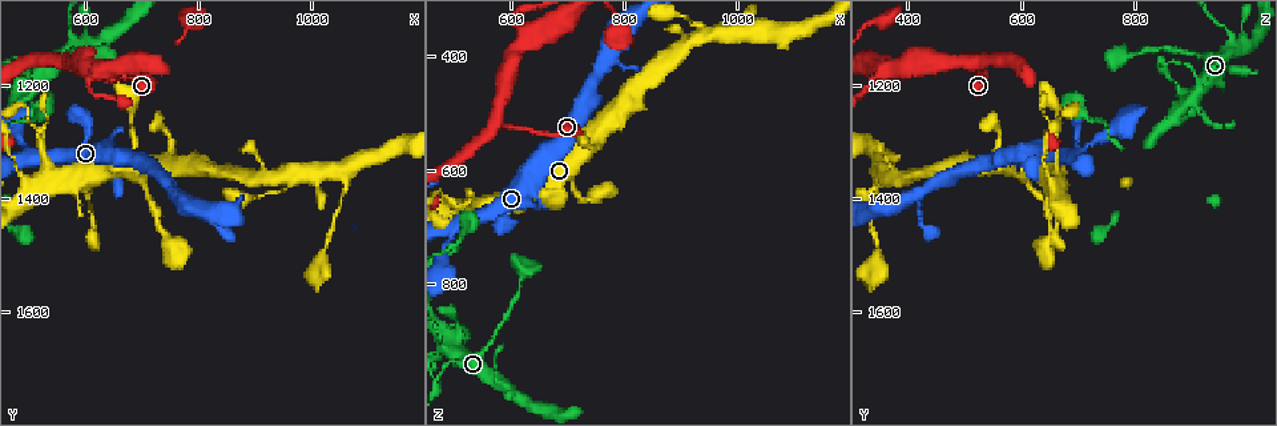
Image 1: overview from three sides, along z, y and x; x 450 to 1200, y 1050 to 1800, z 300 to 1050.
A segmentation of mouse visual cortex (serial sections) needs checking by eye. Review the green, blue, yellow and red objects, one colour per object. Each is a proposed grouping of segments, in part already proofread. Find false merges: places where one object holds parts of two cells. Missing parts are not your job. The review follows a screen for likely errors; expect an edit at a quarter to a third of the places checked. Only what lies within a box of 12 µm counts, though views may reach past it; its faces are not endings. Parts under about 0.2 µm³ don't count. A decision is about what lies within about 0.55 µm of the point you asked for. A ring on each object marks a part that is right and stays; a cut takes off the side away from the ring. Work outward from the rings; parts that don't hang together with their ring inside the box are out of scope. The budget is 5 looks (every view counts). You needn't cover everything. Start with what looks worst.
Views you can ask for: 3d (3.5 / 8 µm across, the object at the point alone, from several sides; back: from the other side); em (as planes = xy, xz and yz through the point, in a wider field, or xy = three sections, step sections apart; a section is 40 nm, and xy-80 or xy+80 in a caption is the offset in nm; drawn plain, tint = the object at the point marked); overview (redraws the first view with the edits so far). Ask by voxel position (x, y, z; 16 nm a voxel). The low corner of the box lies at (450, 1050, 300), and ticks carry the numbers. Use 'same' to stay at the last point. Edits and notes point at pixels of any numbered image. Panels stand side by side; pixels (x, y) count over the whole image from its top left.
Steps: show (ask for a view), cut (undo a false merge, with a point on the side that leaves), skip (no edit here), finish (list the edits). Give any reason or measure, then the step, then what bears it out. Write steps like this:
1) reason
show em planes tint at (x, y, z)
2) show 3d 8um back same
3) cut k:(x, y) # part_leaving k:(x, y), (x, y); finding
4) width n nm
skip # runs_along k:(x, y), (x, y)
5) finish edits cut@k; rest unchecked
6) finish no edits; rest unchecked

three-way junction
show 3d 3.5um back at (615, 1185, 355)

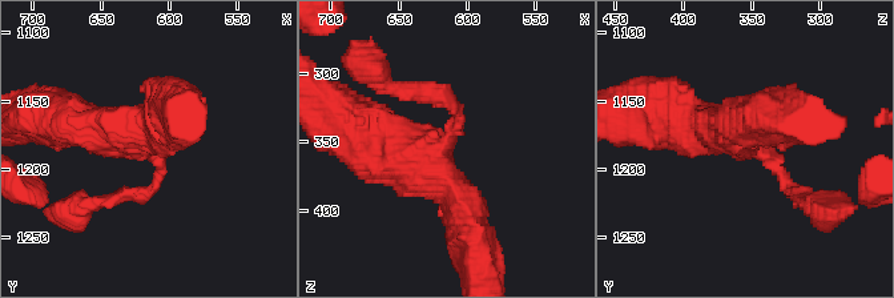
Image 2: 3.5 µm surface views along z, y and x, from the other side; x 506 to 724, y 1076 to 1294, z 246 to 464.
arms 3; arm_widths 150, 500, 600 nm; now the EM
show em xy step 3 tint at (616, 1184, 350)

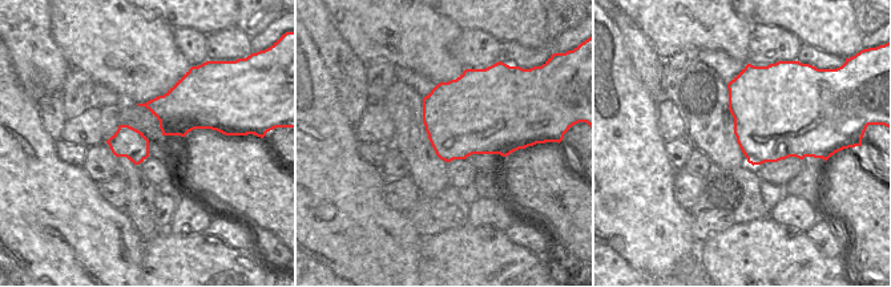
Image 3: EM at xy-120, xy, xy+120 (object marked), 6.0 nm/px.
width 480 nm
skip # runs_along 2:(464, 225), (429, 157), (346, 120); one cell here

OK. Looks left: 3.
three arms meet
show 3d 3.5um at (545, 1370, 660)

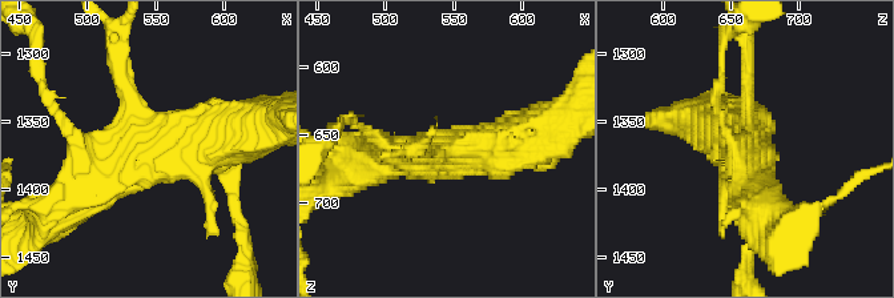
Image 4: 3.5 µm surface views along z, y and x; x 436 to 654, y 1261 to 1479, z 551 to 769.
arms 3; arm_widths 150, 500, 600 nm; now the EM
show em xy step 3 tint at (550, 1366, 660)

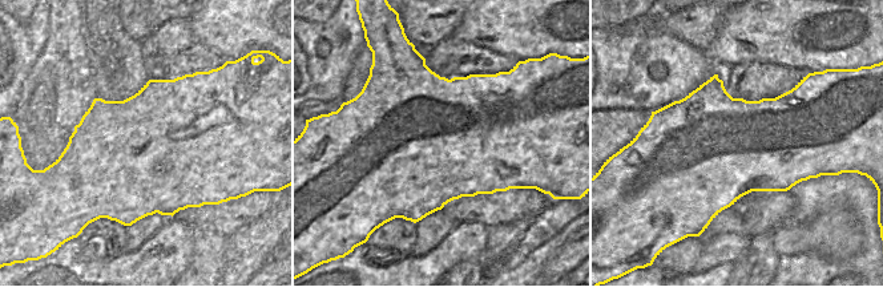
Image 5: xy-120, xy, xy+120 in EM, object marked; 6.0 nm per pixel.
width 850 nm
skip # runs_along 4:(238, 128), (152, 144), (79, 193); one cell here

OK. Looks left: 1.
finish no edits; rest unchecked

